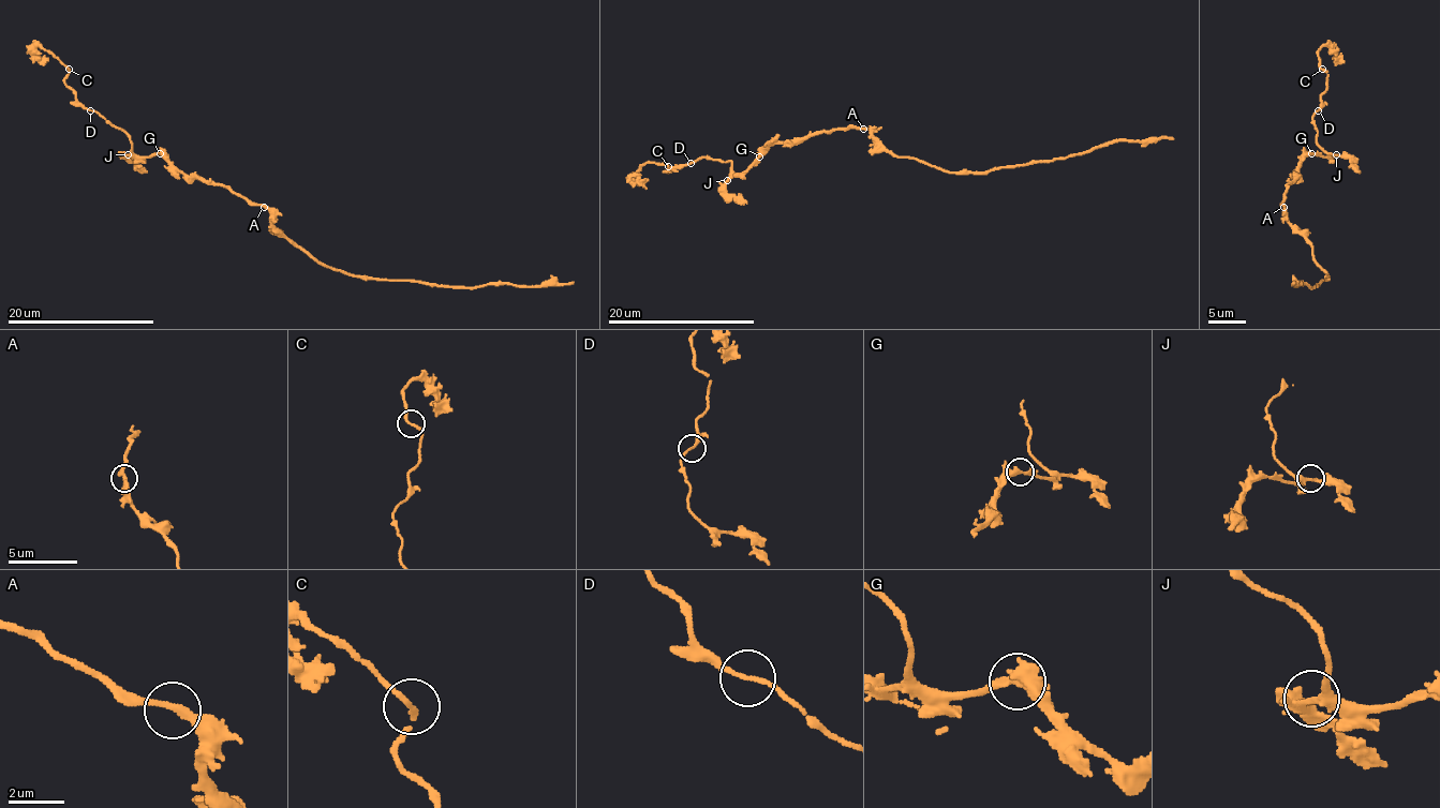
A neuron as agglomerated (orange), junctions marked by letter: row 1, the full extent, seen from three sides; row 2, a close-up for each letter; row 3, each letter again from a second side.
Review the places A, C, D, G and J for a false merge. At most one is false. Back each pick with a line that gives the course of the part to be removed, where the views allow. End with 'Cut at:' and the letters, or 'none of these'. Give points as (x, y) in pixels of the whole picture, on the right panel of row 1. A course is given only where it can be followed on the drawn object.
Cut at: none of these

